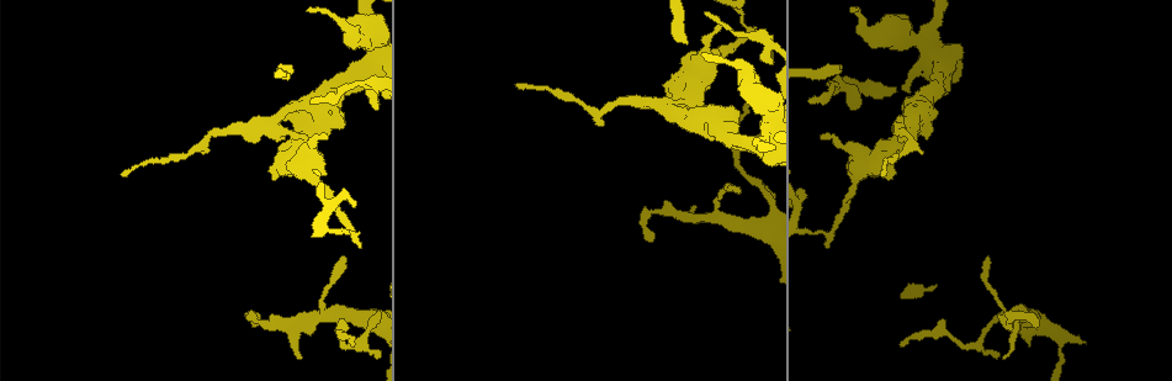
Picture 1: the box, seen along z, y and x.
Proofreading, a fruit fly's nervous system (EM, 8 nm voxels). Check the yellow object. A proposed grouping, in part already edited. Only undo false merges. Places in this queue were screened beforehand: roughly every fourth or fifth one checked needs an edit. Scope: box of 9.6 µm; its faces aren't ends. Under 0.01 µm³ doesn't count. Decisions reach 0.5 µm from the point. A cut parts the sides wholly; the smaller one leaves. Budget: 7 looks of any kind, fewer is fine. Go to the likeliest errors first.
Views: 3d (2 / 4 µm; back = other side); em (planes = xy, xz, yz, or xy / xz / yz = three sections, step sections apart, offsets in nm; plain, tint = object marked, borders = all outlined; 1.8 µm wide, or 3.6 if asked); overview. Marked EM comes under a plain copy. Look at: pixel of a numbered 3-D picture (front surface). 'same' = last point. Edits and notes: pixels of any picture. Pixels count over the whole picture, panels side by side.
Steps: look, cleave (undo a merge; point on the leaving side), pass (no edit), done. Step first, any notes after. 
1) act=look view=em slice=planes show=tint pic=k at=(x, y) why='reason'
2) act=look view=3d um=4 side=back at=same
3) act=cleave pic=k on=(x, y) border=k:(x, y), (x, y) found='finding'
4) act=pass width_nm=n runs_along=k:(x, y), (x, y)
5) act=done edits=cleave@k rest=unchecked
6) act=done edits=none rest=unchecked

act=look view=em um=3.6 slice=planes show=tint pic=1 at=(663, 109) why='abrupt turn'

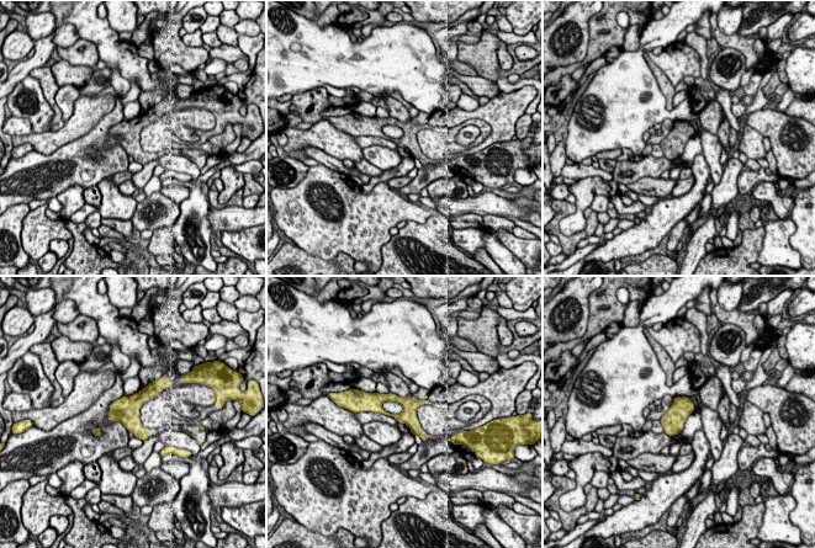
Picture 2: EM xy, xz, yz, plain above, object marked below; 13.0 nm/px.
act=pass found='one neuron here'

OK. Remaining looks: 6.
act=look view=em slice=planes show=tint pic=1 at=(768, 119) why='thick turns thin'

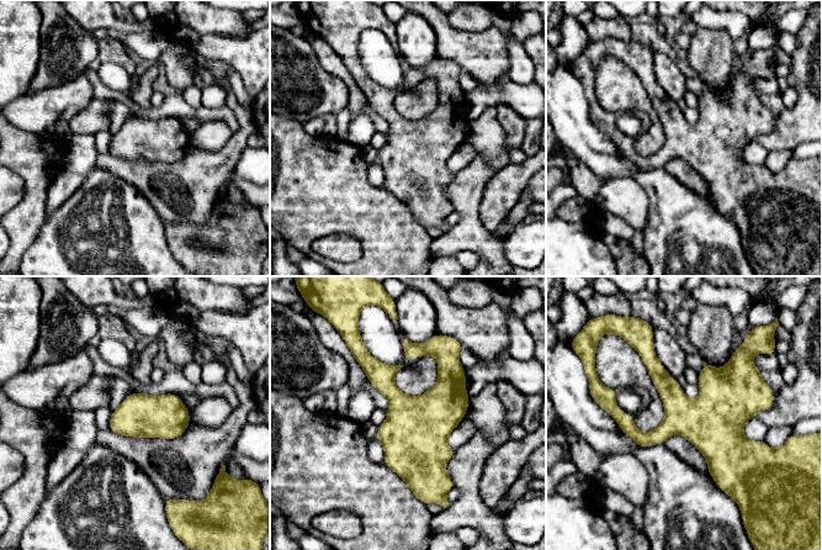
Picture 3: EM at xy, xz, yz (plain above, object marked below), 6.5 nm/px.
act=pass found='one neuron here'

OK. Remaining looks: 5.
act=look view=em slice=xz step=8 show=tint pic=1 at=(304, 320)

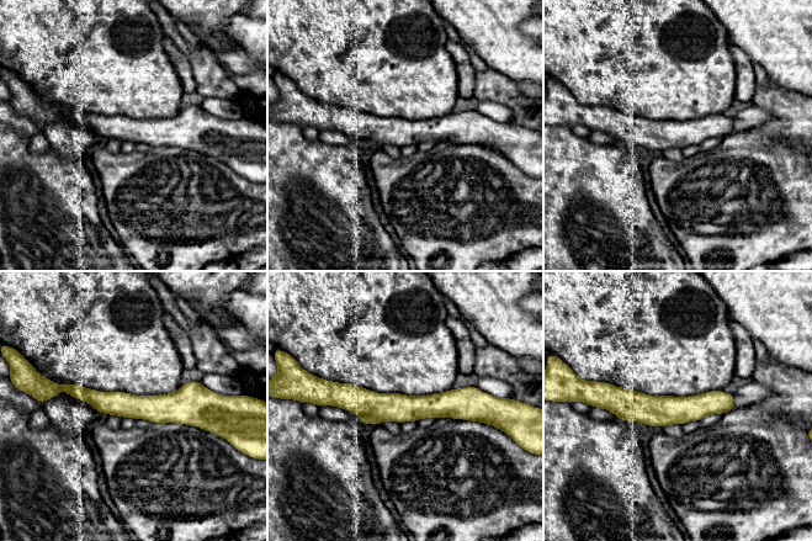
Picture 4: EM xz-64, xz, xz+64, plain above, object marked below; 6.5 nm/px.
act=pass runs_along=4:(333, 396), (370, 406), (479, 403) found='all the same neuron'

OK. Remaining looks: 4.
act=done edits=none rest=unchecked

